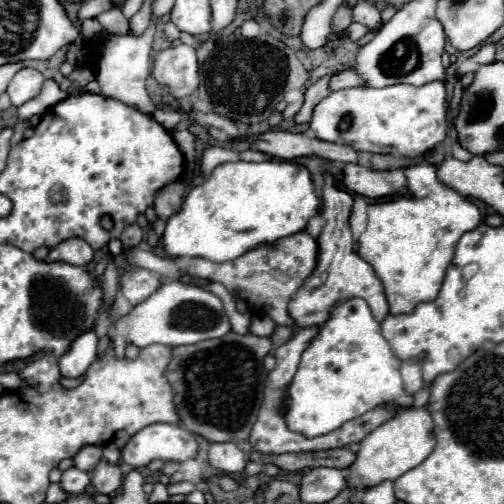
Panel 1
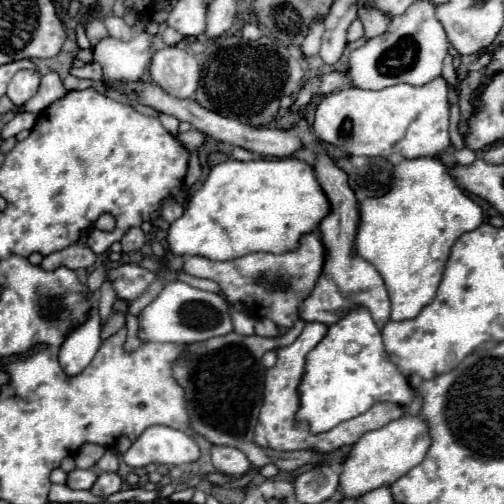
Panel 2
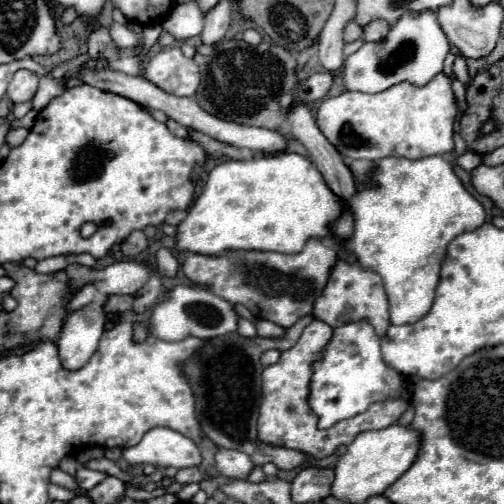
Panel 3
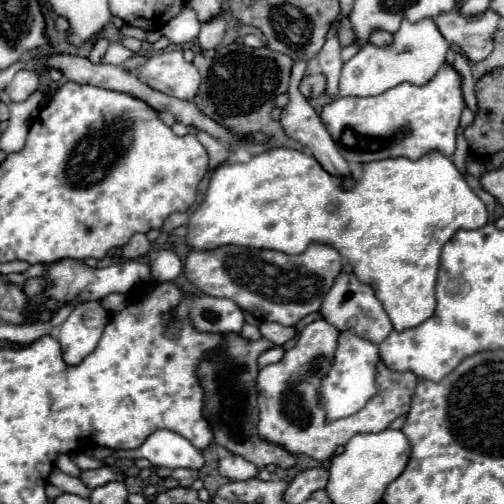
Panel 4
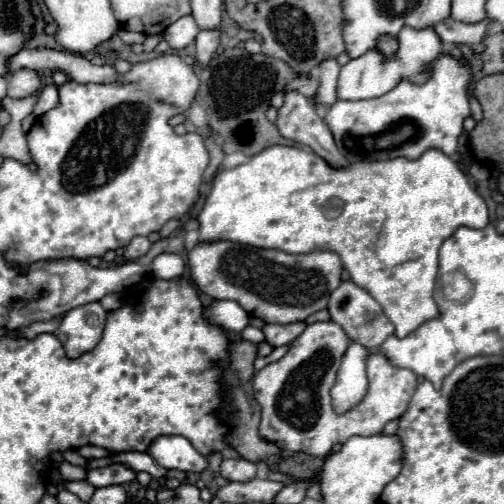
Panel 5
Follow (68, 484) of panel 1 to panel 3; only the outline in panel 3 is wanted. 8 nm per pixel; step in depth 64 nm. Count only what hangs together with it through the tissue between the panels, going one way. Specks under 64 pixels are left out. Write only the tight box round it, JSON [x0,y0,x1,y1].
[74,466,106,490]

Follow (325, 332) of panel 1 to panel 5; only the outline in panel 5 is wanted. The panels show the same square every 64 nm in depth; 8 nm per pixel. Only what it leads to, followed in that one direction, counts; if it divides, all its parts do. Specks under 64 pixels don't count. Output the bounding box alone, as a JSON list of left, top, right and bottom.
[332,342,370,414]

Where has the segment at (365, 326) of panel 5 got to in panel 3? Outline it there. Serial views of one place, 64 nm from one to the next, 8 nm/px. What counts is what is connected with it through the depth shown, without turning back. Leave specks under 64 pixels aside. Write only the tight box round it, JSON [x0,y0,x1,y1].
[312,256,390,336]

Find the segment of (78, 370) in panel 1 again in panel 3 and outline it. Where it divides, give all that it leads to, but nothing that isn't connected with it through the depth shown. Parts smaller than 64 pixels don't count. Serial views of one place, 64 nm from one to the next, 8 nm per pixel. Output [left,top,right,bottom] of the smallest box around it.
[58,304,106,370]

